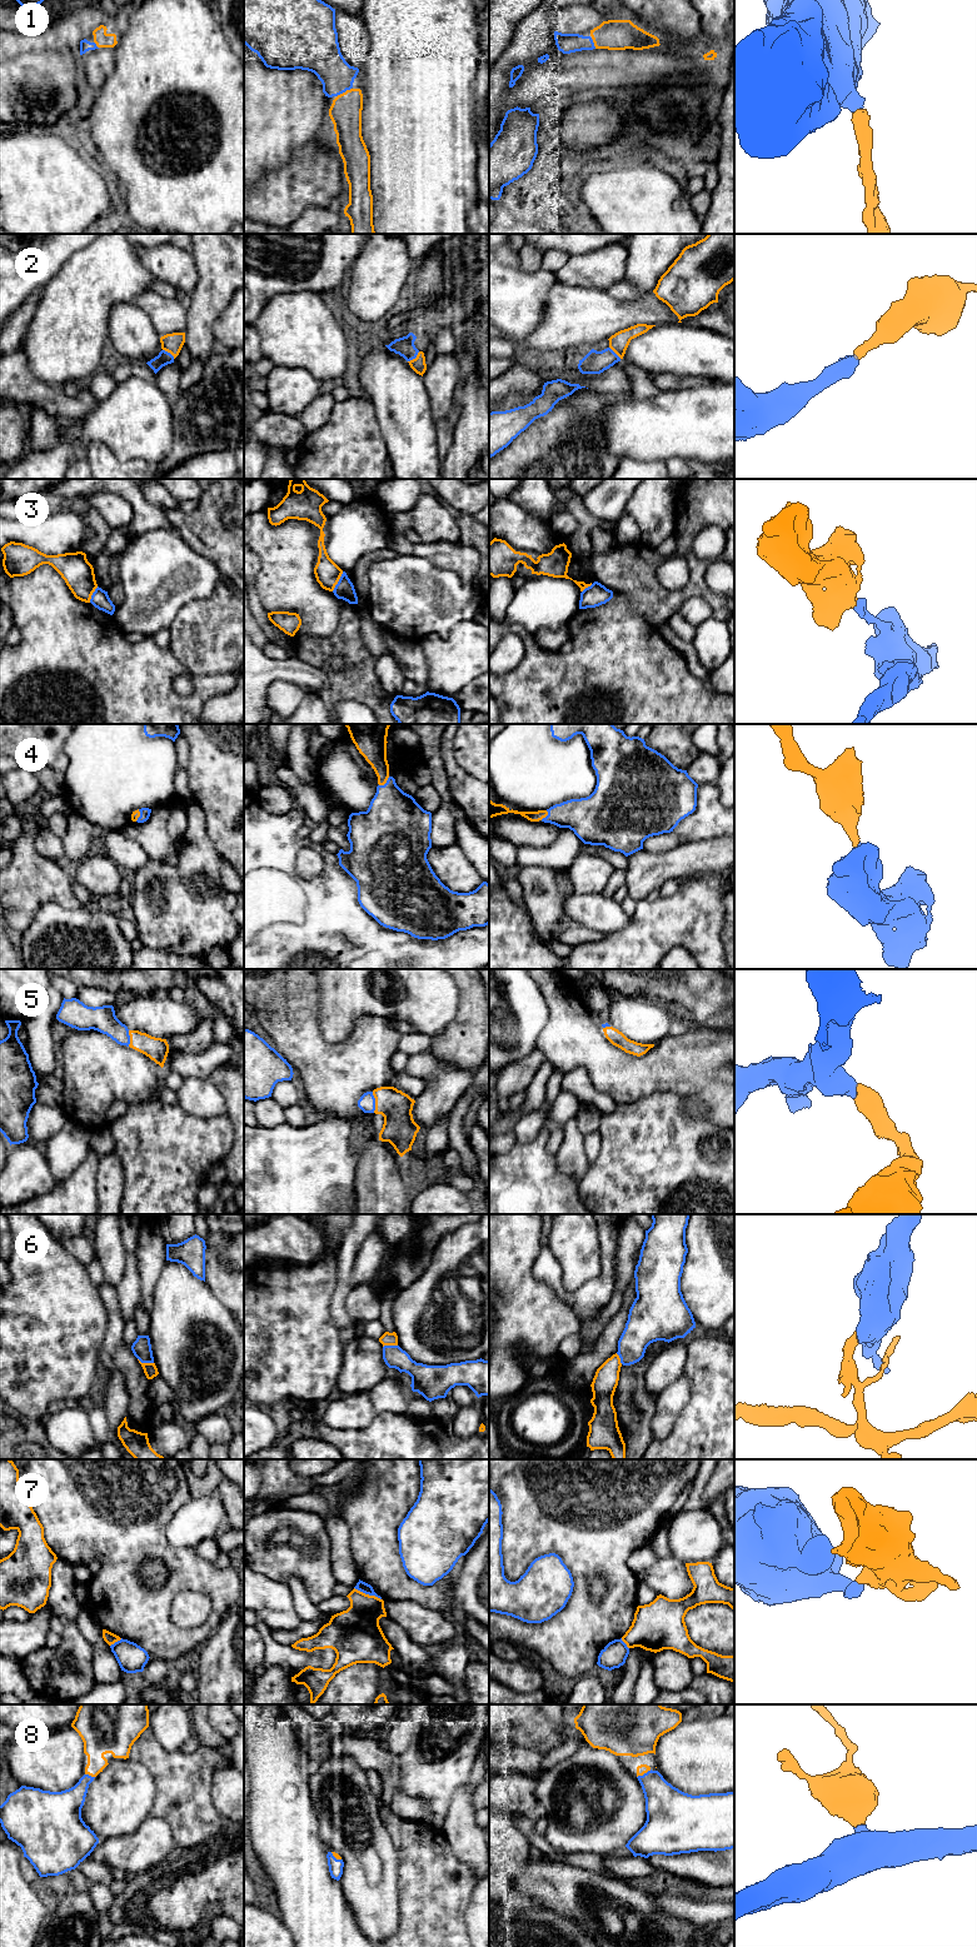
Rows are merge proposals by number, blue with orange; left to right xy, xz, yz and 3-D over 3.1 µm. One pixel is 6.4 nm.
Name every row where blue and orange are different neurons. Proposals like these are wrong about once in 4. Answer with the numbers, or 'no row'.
3, 6, 7

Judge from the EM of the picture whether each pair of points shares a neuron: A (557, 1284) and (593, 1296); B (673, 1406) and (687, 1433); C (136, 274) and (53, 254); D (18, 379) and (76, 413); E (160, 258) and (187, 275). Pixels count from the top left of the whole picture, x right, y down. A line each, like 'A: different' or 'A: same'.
A: same
B: different
C: different
D: same
E: same

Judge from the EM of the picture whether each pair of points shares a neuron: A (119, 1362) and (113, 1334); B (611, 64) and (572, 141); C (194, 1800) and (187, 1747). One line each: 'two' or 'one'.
A: one
B: two
C: two

